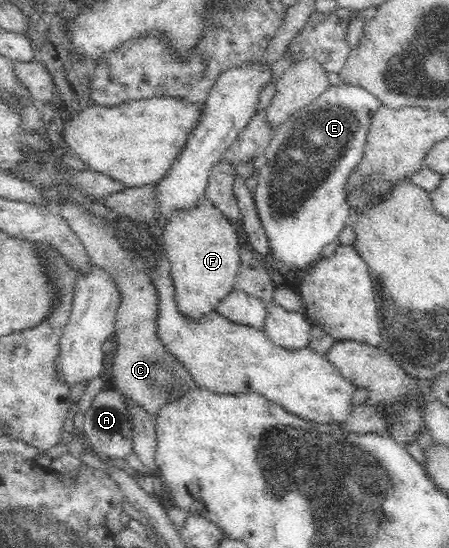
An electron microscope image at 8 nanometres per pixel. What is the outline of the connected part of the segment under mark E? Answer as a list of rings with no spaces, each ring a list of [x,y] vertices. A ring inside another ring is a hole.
[[[346,81],[338,86],[332,86],[331,84],[326,88],[324,93],[318,94],[316,98],[312,98],[312,101],[304,106],[302,109],[295,111],[285,122],[280,122],[273,132],[273,137],[269,142],[268,148],[263,152],[266,158],[266,164],[256,171],[258,175],[258,186],[253,193],[255,205],[257,208],[258,216],[262,221],[263,227],[268,233],[271,247],[276,251],[277,257],[281,258],[285,264],[291,264],[296,271],[301,270],[304,266],[308,266],[310,262],[314,262],[318,256],[321,256],[321,248],[330,244],[331,242],[337,243],[337,236],[340,234],[342,228],[350,221],[354,206],[350,201],[350,194],[348,194],[348,180],[356,174],[356,170],[360,168],[362,160],[367,148],[367,140],[369,128],[371,127],[374,114],[381,108],[381,103],[376,99],[375,95],[368,92],[362,86],[356,86]]]

